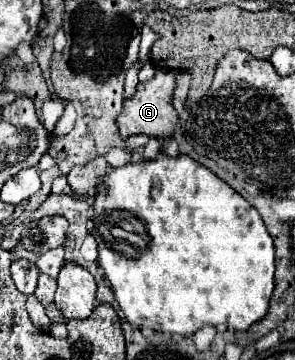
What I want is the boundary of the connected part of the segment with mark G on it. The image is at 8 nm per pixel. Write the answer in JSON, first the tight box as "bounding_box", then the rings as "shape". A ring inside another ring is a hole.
{"bounding_box":[116,69,178,139],"shape":[[[156,69],[156,75],[148,83],[138,83],[136,95],[124,101],[124,109],[116,119],[120,137],[126,139],[128,135],[144,133],[148,137],[168,139],[174,133],[174,127],[178,125],[178,113],[172,105],[174,87],[176,87],[176,71],[164,71],[164,69]]]}

